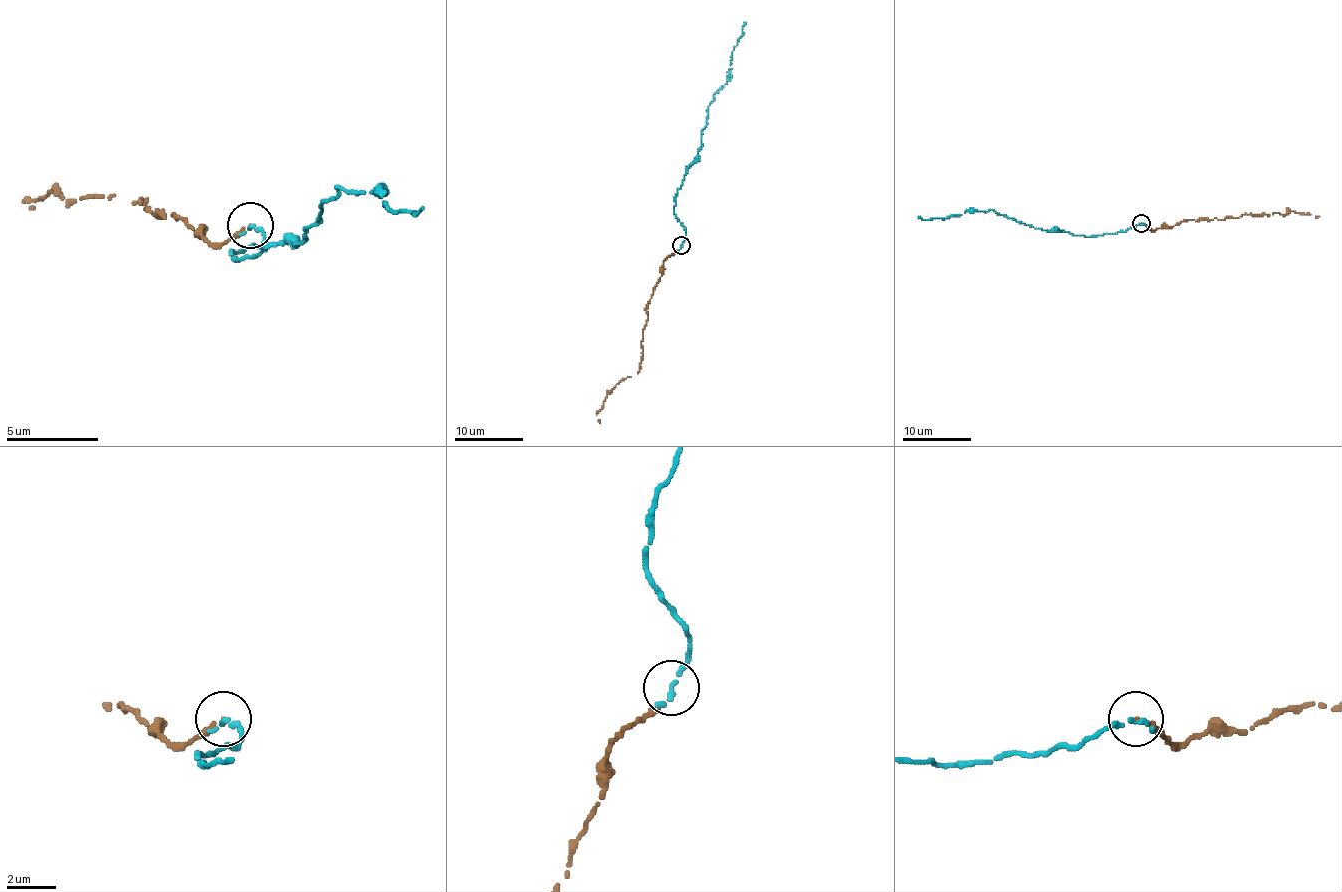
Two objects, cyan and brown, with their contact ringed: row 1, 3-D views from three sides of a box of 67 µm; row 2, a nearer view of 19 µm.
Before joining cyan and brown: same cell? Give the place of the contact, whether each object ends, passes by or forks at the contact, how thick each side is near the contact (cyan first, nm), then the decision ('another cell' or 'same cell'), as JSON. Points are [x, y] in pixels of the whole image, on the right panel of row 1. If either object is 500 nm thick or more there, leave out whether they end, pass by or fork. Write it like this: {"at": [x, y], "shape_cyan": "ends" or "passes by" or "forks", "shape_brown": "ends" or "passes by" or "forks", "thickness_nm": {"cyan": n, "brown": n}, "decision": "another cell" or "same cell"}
{"at": [1141, 223], "shape_cyan": "passes by", "shape_brown": "ends", "thickness_nm": {"cyan": 190, "brown": 140}, "decision": "same cell"}

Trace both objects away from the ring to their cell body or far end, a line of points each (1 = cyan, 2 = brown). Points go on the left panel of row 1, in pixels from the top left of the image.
1: (249, 224), (263, 242), (231, 251), (240, 260), (304, 237), (336, 187), (373, 191), (391, 210), (424, 205)
2: (249, 224), (226, 242), (148, 201), (51, 191), (24, 201), (33, 205)

